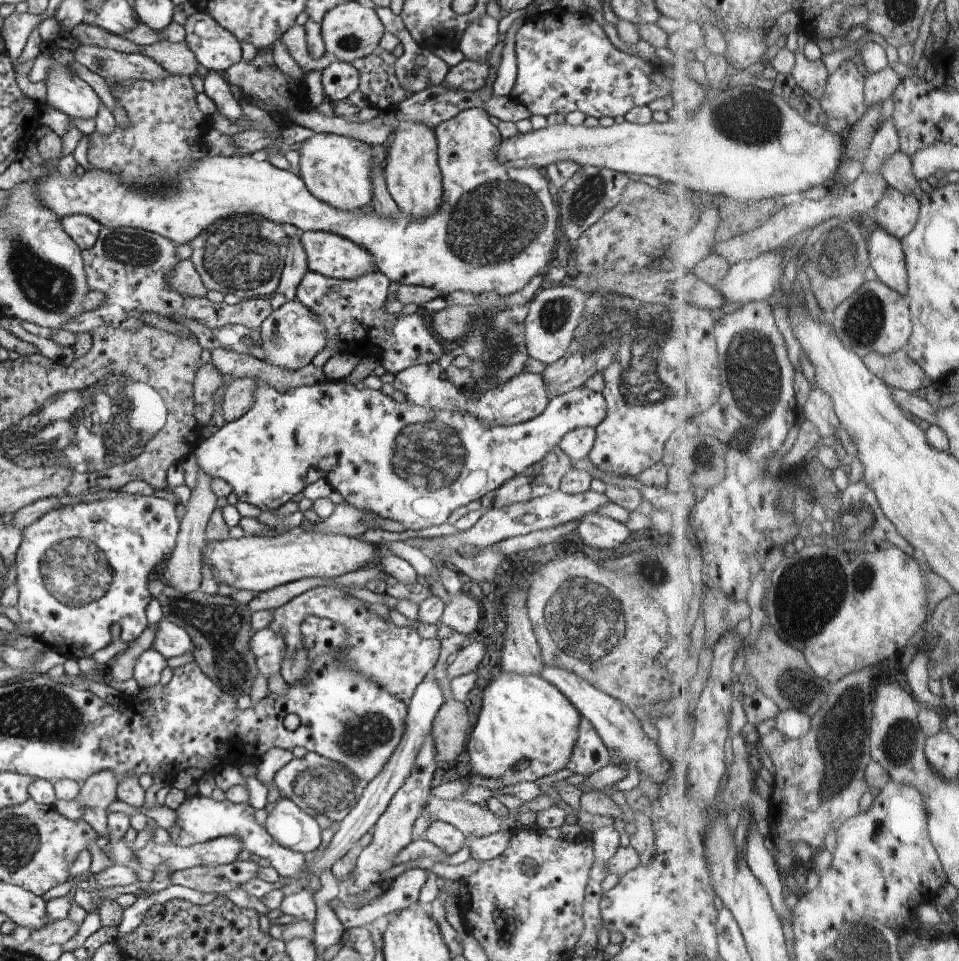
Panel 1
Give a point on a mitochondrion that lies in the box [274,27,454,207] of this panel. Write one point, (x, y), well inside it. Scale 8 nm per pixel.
(351, 42)

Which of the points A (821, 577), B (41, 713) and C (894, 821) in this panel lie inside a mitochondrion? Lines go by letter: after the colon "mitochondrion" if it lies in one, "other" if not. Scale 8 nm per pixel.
A: mitochondrion
B: mitochondrion
C: other

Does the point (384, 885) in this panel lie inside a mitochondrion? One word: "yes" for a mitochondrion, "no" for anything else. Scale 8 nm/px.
no

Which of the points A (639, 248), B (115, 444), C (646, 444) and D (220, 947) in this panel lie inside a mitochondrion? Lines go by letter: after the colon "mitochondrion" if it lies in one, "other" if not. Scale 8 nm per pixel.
A: other
B: mitochondrion
C: other
D: other

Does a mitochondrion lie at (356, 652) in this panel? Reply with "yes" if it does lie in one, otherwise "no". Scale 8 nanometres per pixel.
yes

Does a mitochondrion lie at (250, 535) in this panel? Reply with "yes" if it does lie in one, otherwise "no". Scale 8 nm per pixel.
no

